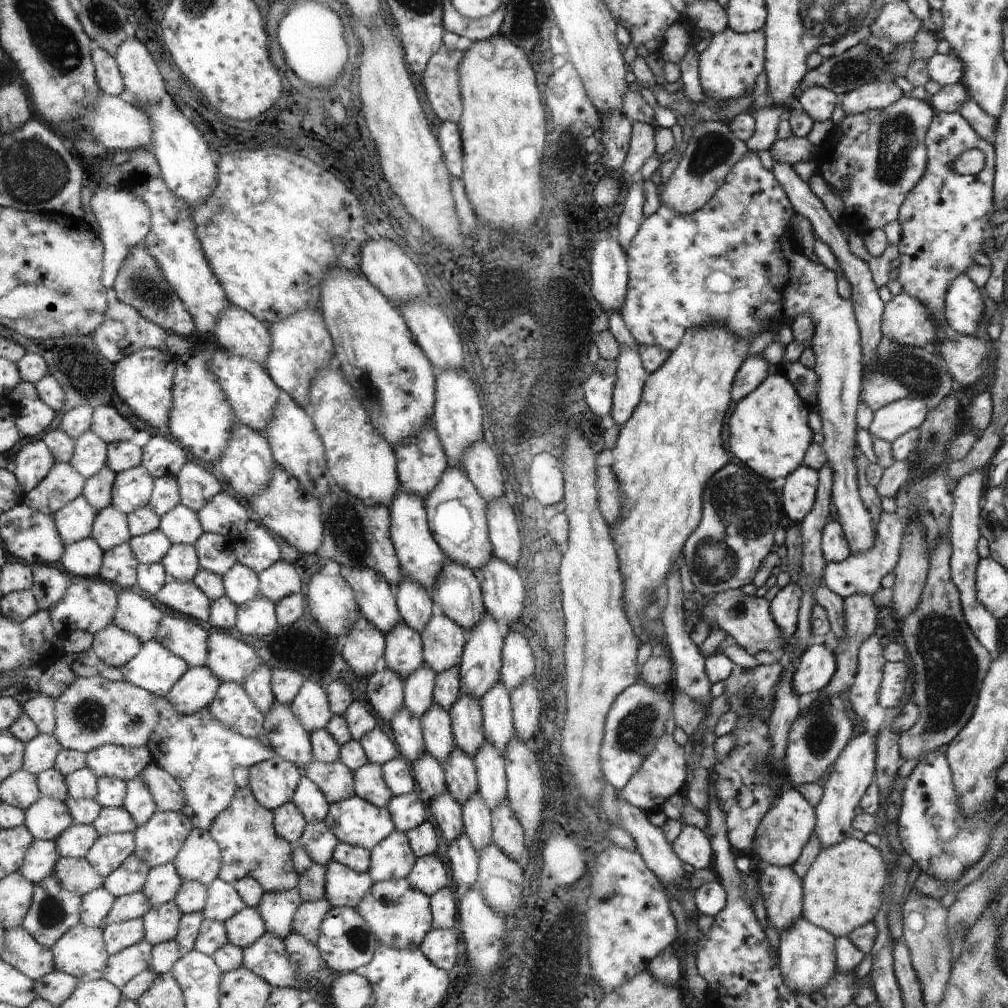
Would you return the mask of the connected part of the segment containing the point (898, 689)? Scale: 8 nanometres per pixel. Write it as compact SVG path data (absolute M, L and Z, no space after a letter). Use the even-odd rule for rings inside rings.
M886 661L884 664L884 672L882 672L882 682L878 691L878 704L888 710L888 708L896 708L902 702L906 684L908 684L908 674L904 670L903 662Z

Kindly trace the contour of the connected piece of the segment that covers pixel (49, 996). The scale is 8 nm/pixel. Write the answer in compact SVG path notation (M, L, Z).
M56 969L43 979L36 981L39 996L61 1007L64 1002L70 1000L76 988L80 986L80 979L63 970Z

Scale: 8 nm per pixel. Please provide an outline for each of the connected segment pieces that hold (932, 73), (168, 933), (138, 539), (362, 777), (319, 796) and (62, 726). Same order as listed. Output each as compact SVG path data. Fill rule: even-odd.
M930 51L927 55L928 64L926 64L926 68L928 68L930 80L938 82L942 87L962 82L964 76L963 64L953 52L938 54L935 51Z
M176 901L153 907L145 916L146 938L154 946L176 939L180 934L184 915Z
M160 529L147 535L133 537L132 548L142 564L160 564L171 551L174 543Z
M366 763L354 772L355 795L375 804L378 808L387 808L392 796L391 788L388 788L384 780L381 764Z
M305 774L302 775L299 786L296 787L292 802L300 809L306 824L322 822L328 814L329 804L324 793Z
M102 676L79 677L57 701L55 735L63 748L68 750L89 753L106 745L147 747L160 724L156 694L128 680L113 681Z

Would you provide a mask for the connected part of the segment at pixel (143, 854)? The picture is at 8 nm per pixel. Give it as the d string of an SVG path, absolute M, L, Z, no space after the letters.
M159 810L148 824L135 832L135 855L148 862L151 869L174 863L194 830L195 824L188 814Z

